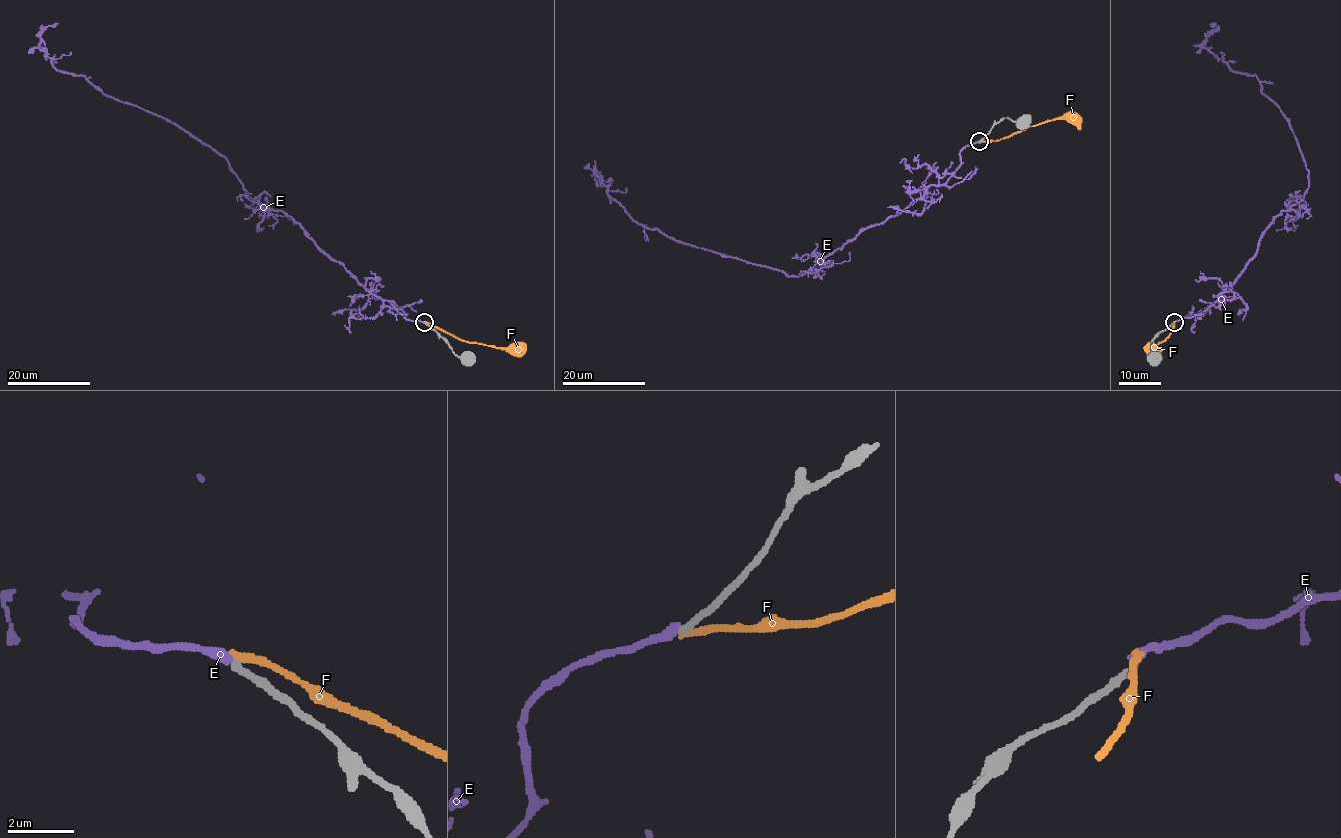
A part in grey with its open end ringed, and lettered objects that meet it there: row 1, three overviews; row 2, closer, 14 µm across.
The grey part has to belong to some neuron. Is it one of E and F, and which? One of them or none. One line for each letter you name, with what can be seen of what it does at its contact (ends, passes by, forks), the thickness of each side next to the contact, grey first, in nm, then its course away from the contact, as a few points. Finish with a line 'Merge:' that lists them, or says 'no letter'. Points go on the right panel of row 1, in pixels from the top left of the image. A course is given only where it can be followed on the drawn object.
E: it ends | 200/280 nm | via (1174, 323), (1203, 314), (1229, 289), (1262, 232), (1308, 187), (1289, 123), (1260, 81), (1203, 46), (1212, 23)
Merge: E

